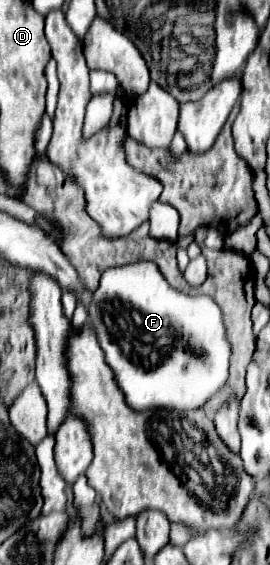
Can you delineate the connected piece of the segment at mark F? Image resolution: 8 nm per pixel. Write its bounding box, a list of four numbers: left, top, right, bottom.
[88,260,232,410]

